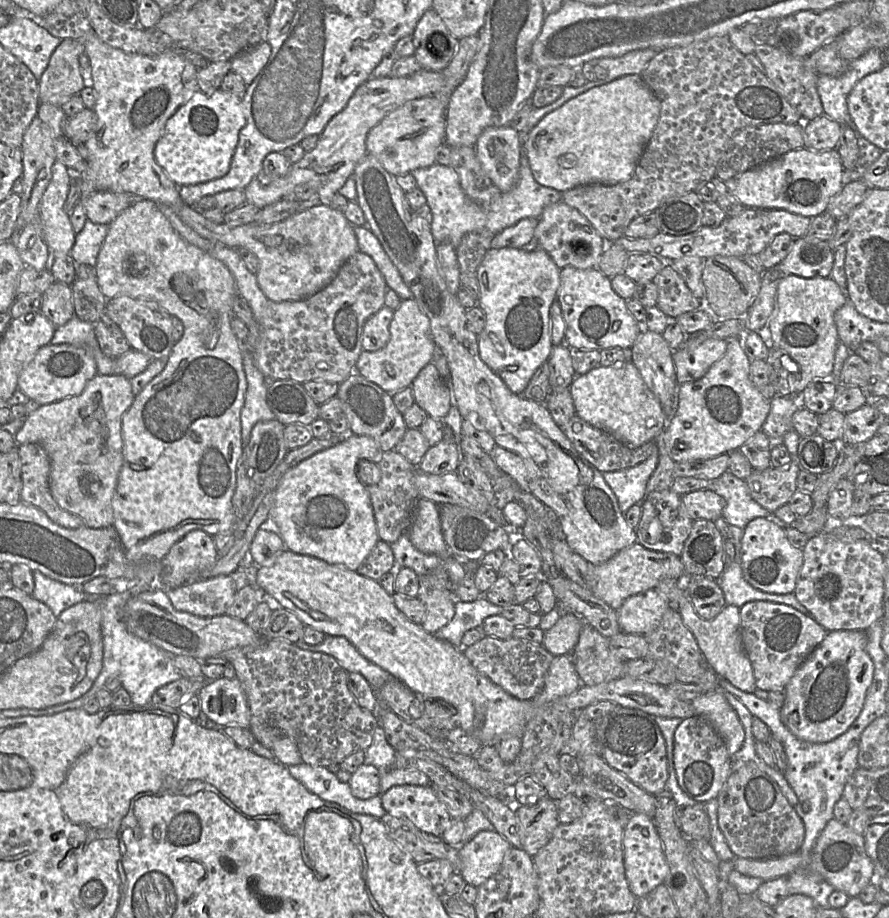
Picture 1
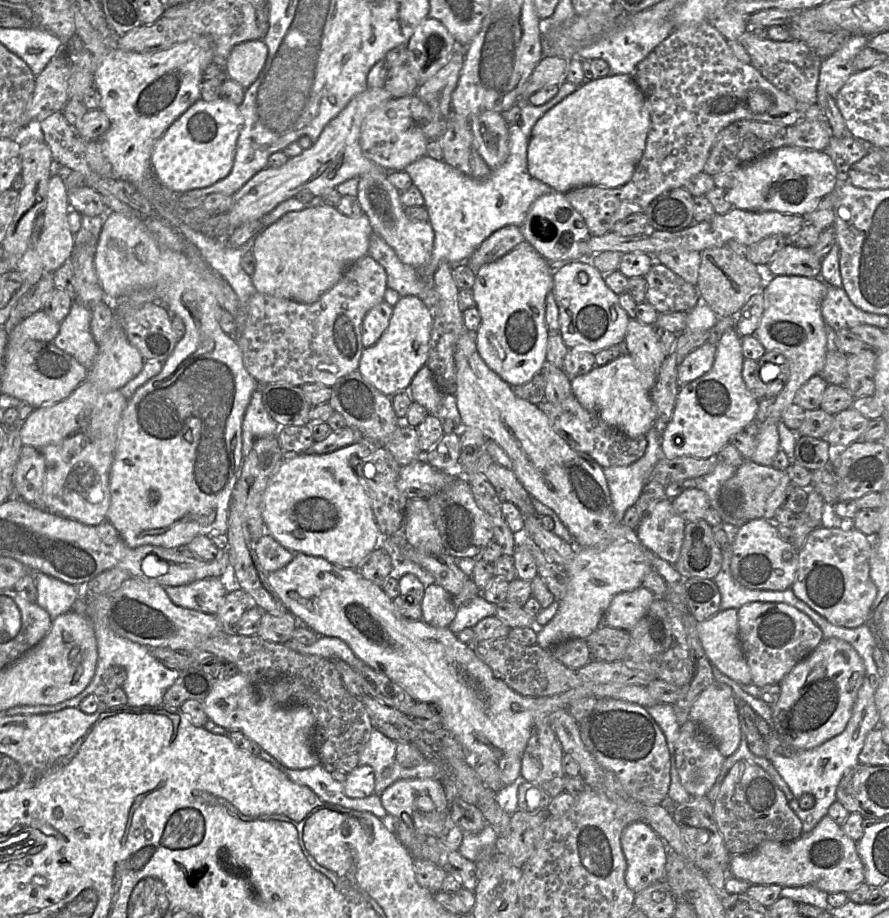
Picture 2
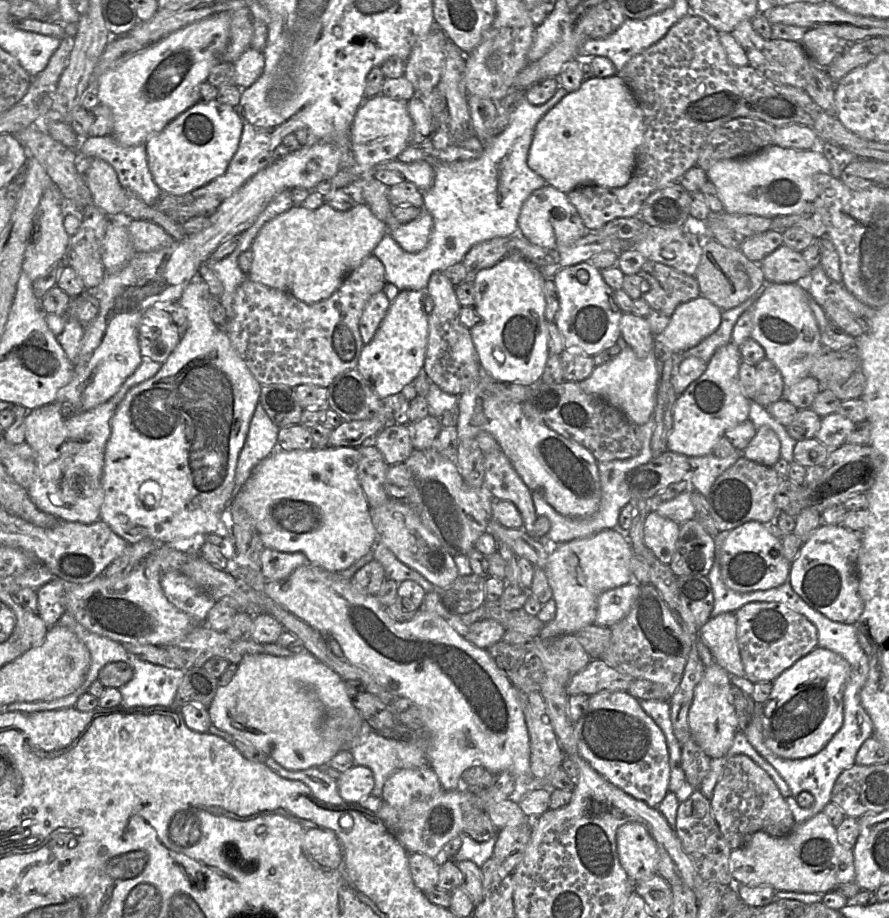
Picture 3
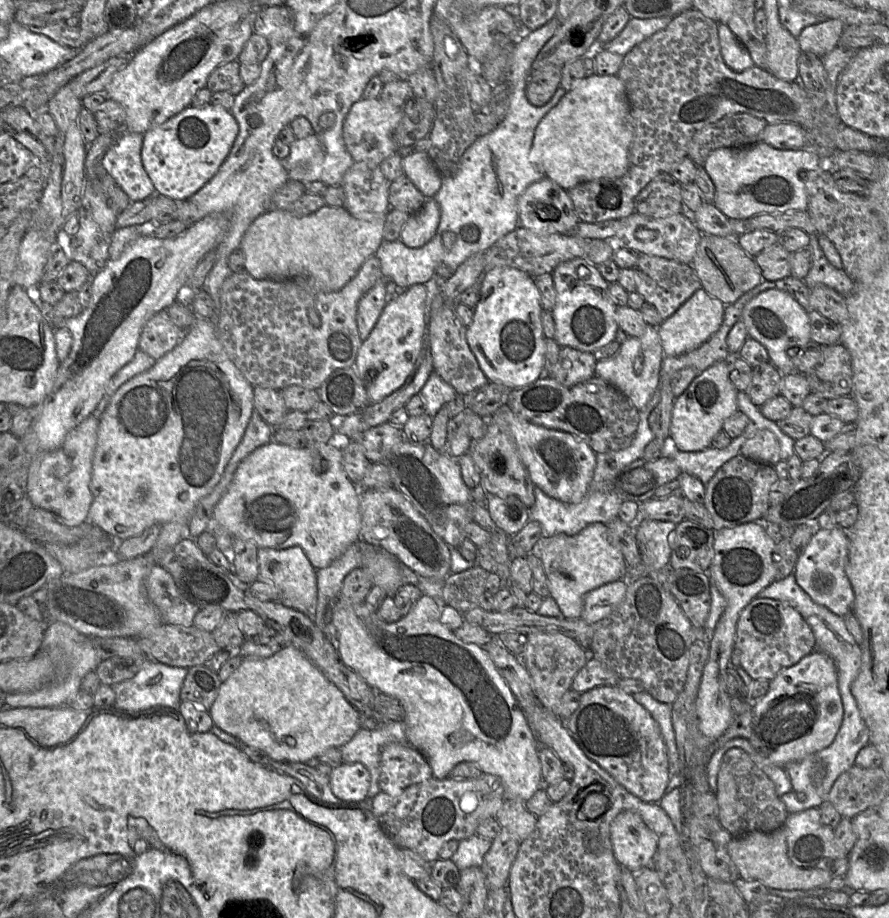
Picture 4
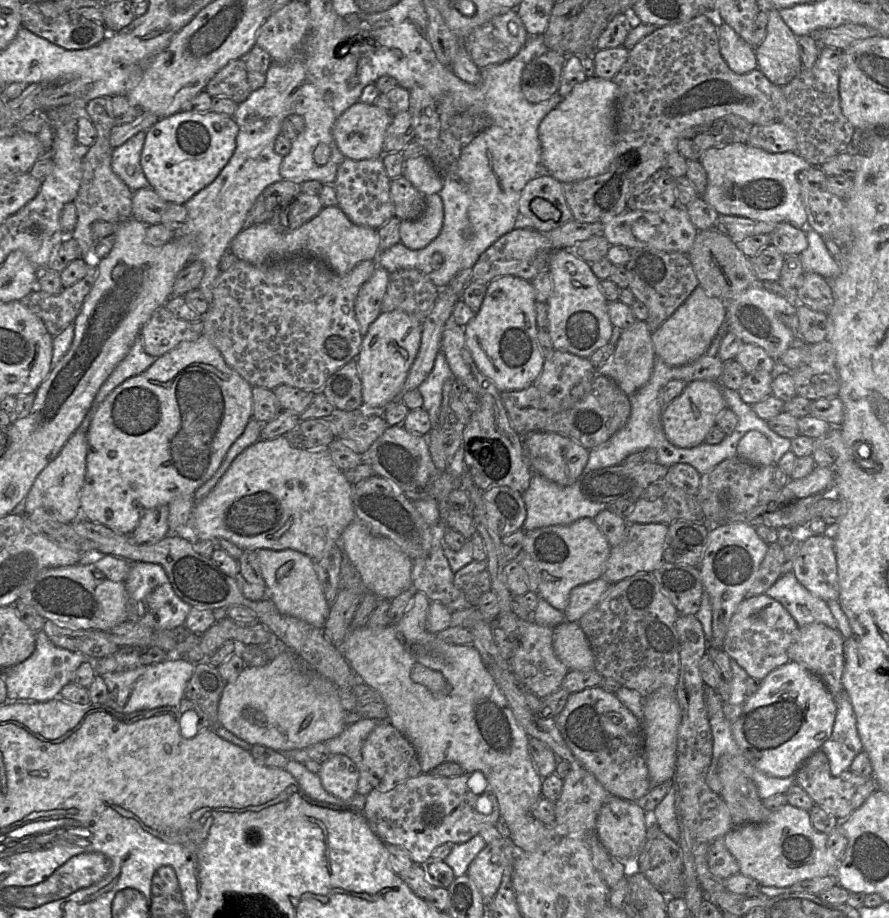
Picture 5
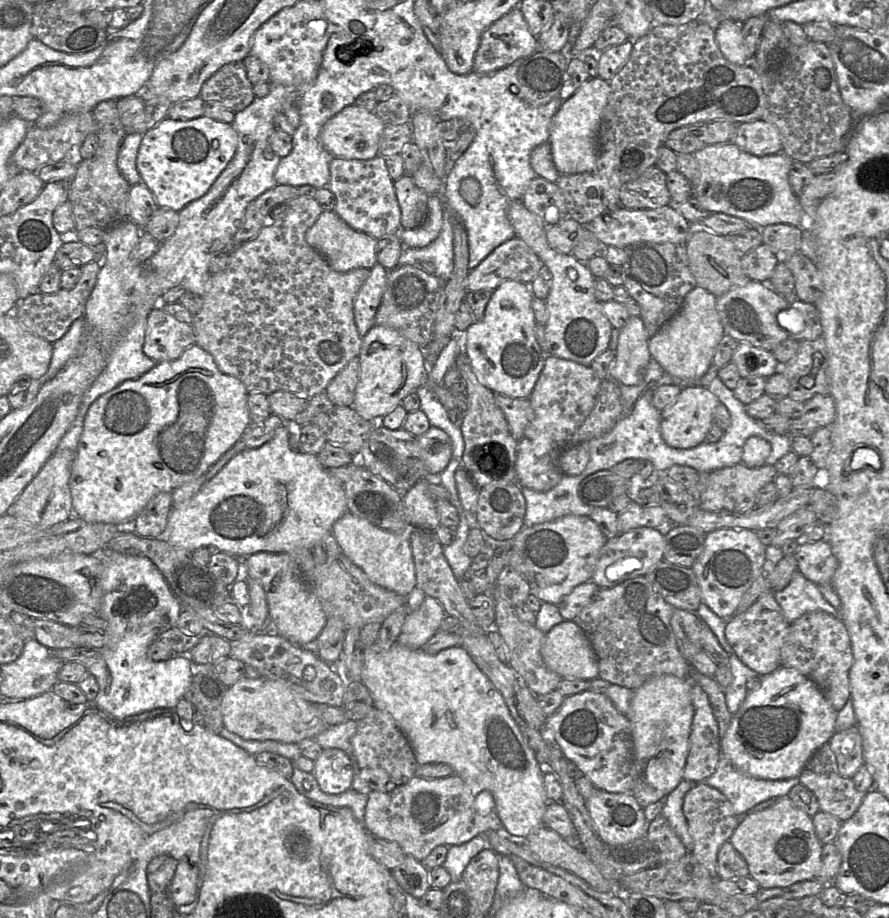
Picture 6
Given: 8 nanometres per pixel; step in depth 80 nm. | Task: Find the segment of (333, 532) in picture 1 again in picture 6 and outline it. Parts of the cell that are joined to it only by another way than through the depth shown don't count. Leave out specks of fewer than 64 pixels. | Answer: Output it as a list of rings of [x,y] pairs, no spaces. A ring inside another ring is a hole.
[[[285,423],[276,430],[273,438],[262,446],[254,449],[244,449],[235,455],[191,500],[181,504],[177,508],[171,509],[166,529],[161,537],[171,545],[183,548],[188,552],[206,547],[210,551],[218,550],[227,554],[247,556],[244,558],[248,558],[250,555],[259,552],[296,554],[301,550],[312,550],[325,534],[332,531],[334,523],[347,512],[346,491],[343,485],[322,466],[317,455],[291,450],[289,446],[289,434],[292,428],[295,427],[289,423]]]

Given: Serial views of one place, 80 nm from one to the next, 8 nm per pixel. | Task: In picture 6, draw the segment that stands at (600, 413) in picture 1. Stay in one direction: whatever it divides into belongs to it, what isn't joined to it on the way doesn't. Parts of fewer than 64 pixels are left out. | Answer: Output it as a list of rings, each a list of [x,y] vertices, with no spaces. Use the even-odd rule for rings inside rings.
[[[640,316],[629,317],[620,329],[616,357],[609,370],[609,378],[619,385],[637,385],[644,376],[651,359],[649,339]]]

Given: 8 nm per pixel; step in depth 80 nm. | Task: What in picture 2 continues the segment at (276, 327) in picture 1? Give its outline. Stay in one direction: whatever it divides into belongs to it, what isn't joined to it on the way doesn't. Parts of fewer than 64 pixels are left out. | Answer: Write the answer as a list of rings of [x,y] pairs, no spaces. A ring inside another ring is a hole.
[[[365,255],[348,266],[340,280],[314,303],[305,304],[256,292],[248,302],[243,330],[238,332],[237,327],[235,337],[245,368],[259,385],[274,382],[297,386],[318,383],[332,388],[340,378],[358,369],[364,349],[361,333],[363,319],[371,308],[384,301],[386,288],[385,269],[370,255]]]

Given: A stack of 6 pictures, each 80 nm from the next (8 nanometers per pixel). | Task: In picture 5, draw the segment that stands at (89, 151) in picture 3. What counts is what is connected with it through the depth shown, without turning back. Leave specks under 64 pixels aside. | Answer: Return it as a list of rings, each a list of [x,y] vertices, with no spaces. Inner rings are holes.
[[[141,131],[112,152],[113,172],[133,192],[149,187],[140,163],[145,136],[146,132]]]

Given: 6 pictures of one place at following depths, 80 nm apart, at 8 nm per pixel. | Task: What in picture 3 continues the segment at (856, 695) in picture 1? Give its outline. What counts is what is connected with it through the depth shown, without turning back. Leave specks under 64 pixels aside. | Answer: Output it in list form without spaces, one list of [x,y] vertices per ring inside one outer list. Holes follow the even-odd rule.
[[[816,647],[781,673],[762,705],[764,744],[777,756],[800,759],[821,751],[844,721],[843,695],[851,675],[849,663],[839,654]]]

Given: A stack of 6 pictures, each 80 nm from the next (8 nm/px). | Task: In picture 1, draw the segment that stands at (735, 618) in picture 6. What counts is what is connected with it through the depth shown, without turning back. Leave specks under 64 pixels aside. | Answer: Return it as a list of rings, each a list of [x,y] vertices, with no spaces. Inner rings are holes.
[[[764,600],[747,602],[740,607],[740,632],[756,687],[766,692],[785,687],[827,633],[811,615],[787,604]]]

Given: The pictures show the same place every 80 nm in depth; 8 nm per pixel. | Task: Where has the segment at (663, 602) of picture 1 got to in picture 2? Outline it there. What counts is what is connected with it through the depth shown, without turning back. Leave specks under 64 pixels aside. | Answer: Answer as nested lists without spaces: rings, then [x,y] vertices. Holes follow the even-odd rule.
[[[643,586],[618,593],[612,599],[602,620],[602,625],[632,630],[646,613],[655,595]]]

